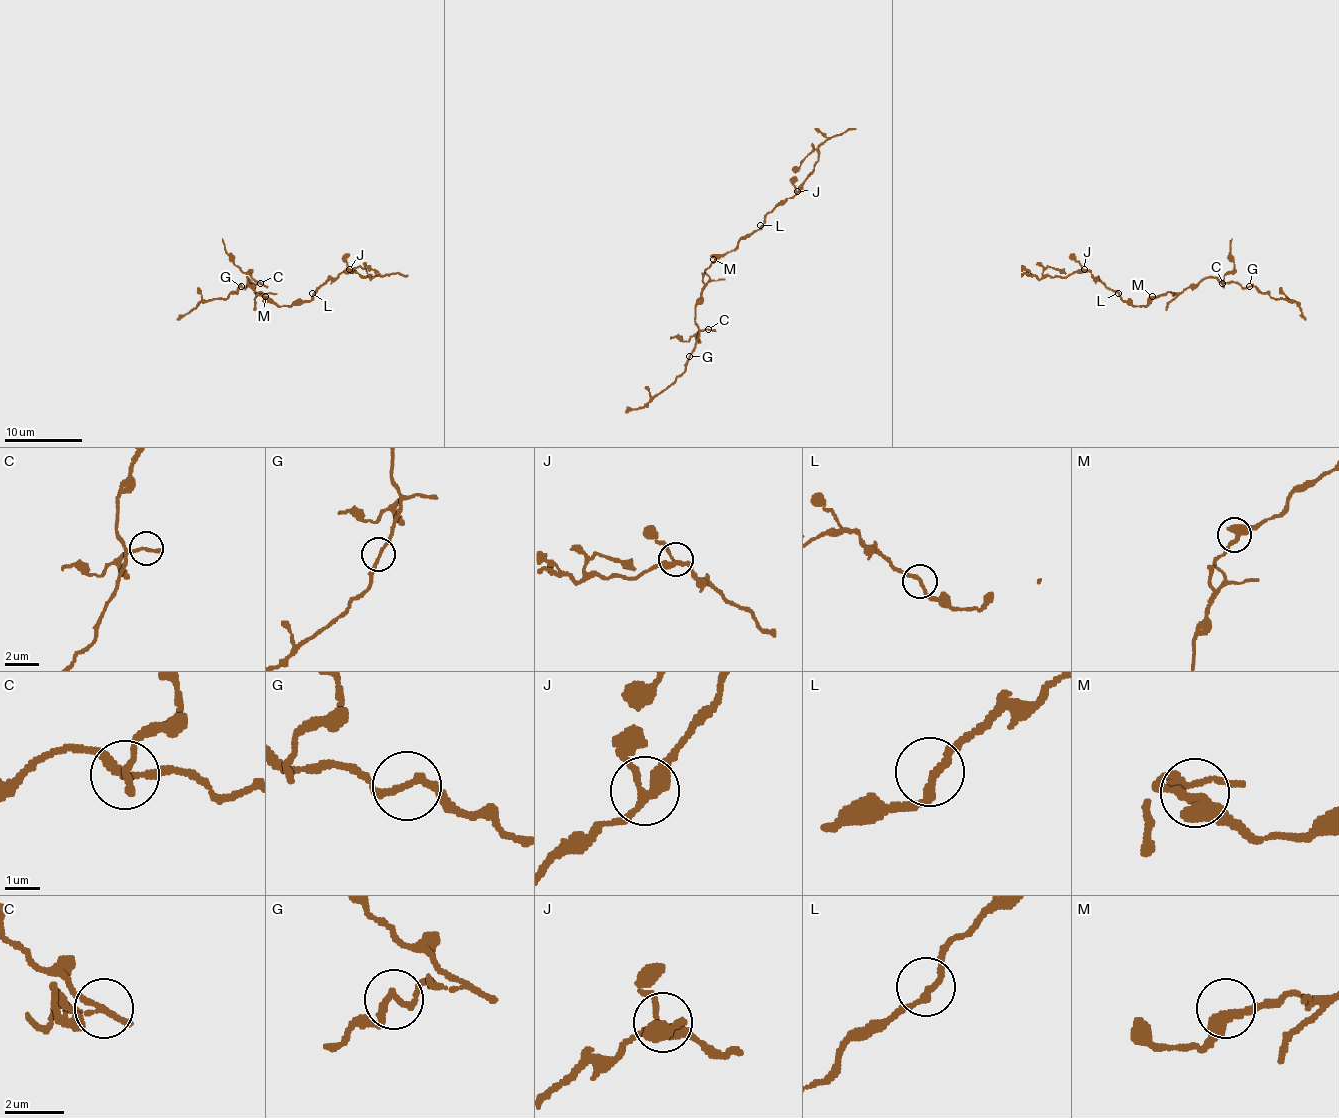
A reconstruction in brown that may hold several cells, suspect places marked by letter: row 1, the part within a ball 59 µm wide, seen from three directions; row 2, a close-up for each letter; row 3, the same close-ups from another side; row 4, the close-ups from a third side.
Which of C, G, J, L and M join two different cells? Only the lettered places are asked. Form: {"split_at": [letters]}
{"split_at": ["C"]}

